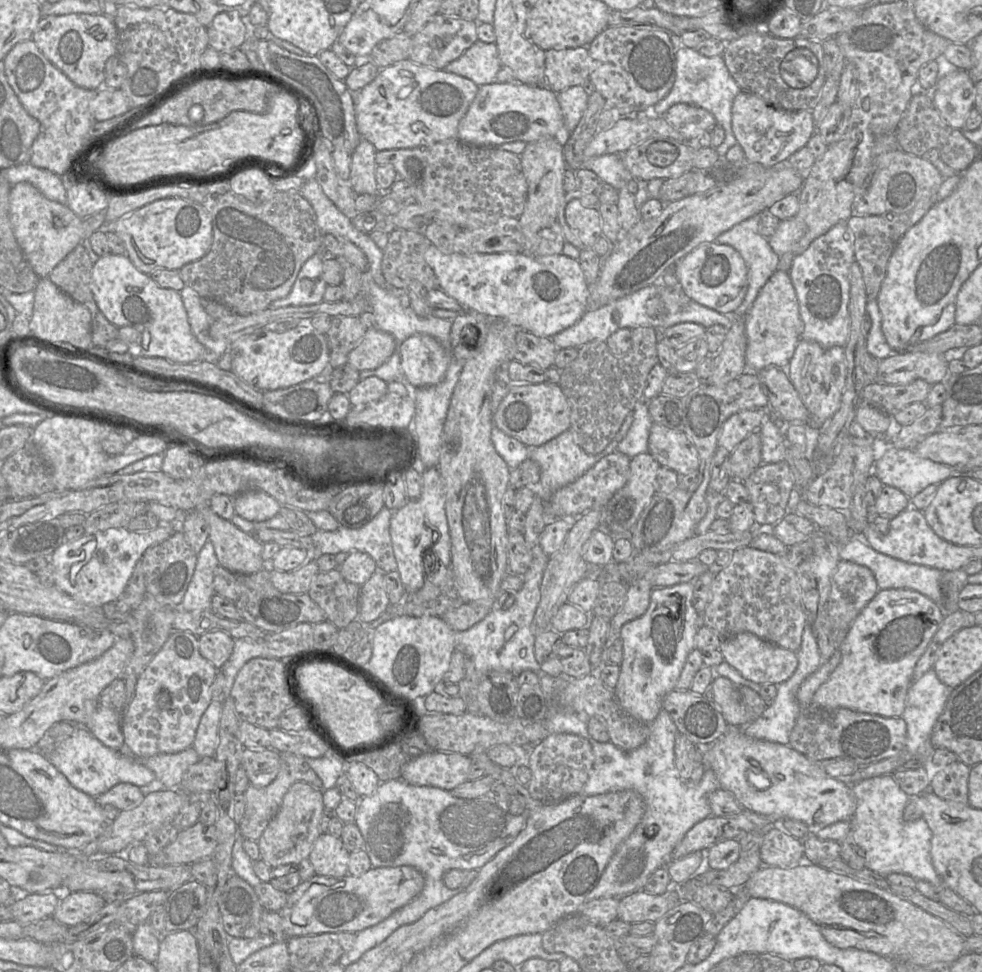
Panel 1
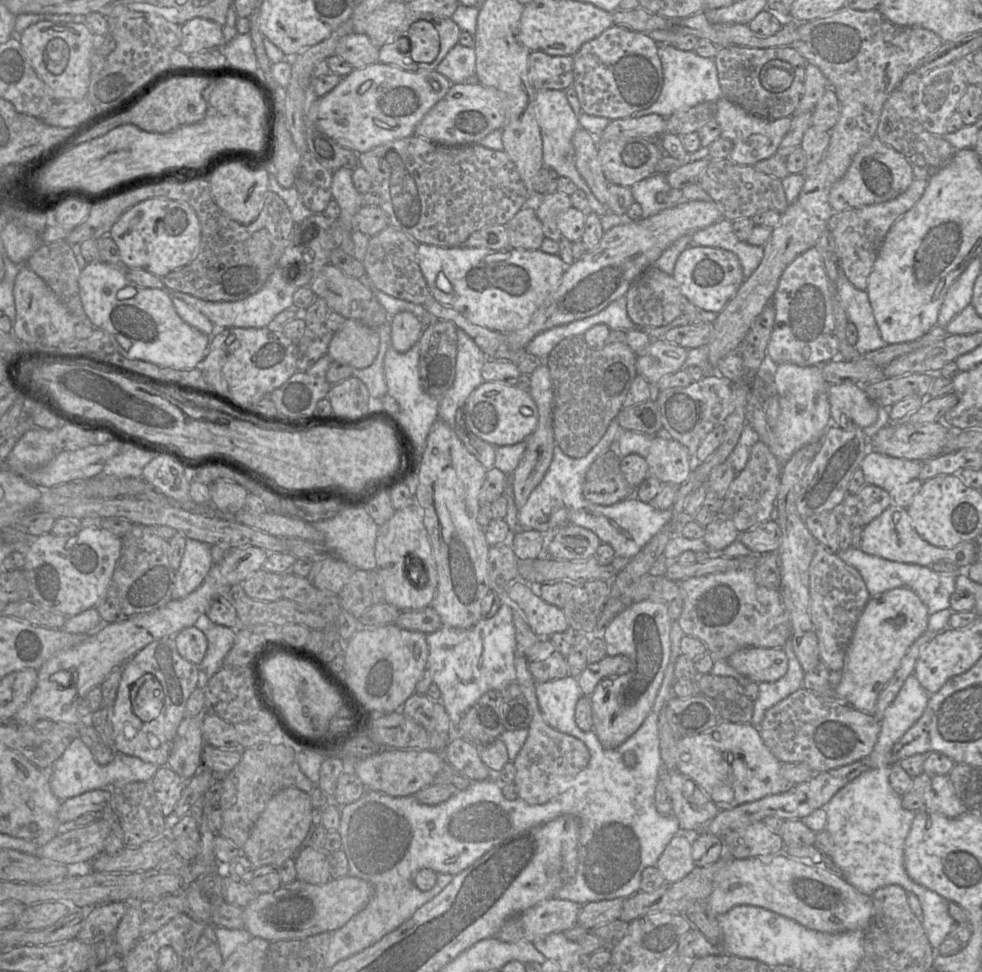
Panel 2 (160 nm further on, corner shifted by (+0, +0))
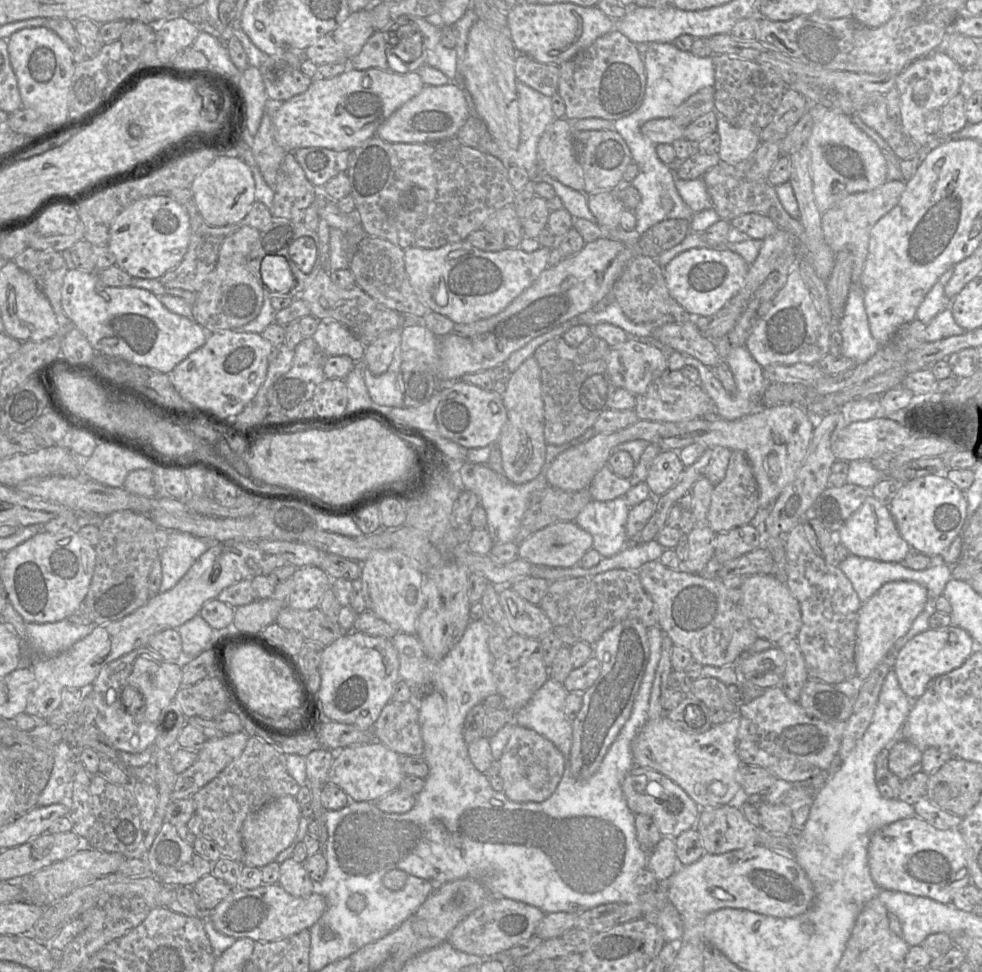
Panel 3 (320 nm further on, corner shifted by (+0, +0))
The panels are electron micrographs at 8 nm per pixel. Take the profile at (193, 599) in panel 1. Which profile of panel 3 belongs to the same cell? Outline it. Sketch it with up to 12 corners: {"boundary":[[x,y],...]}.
{"boundary":[[167,531],[158,593],[173,588],[208,549],[203,540]]}

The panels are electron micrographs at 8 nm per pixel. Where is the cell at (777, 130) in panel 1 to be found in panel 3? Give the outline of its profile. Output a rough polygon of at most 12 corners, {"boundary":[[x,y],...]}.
{"boundary":[[717,115],[721,161],[746,161],[761,144],[760,132]]}

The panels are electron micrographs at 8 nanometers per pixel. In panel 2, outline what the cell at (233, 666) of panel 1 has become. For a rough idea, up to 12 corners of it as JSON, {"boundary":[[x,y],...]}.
{"boundary":[[201,626],[208,642],[198,664],[200,687],[223,666],[235,630]]}

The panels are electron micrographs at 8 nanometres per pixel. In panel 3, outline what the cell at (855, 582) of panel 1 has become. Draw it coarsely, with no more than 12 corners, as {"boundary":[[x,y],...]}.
{"boundary":[[784,537],[785,585],[809,678],[856,678],[862,605],[850,580],[808,542]]}

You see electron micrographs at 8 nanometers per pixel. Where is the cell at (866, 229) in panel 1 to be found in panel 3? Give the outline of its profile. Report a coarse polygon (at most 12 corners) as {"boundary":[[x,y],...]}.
{"boundary":[[903,179],[850,194],[822,213],[824,242],[854,255],[860,284],[873,226],[898,204]]}

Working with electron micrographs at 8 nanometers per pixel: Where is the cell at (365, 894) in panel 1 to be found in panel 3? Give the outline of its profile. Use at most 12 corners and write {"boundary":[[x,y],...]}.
{"boundary":[[278,883],[233,888],[205,915],[236,939],[309,930],[326,900]]}

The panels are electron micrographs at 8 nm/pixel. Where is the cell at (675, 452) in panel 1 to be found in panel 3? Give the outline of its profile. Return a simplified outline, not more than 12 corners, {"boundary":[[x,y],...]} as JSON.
{"boundary":[[662,449],[645,480],[660,497],[685,468],[678,451]]}

